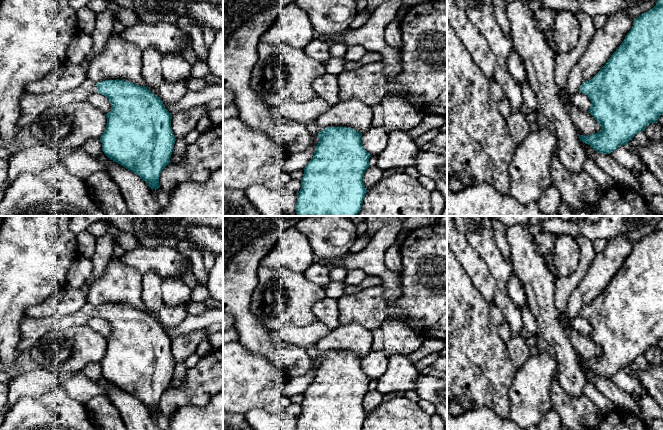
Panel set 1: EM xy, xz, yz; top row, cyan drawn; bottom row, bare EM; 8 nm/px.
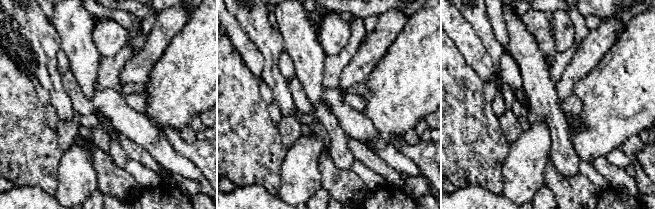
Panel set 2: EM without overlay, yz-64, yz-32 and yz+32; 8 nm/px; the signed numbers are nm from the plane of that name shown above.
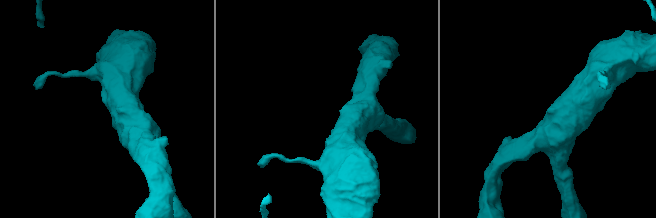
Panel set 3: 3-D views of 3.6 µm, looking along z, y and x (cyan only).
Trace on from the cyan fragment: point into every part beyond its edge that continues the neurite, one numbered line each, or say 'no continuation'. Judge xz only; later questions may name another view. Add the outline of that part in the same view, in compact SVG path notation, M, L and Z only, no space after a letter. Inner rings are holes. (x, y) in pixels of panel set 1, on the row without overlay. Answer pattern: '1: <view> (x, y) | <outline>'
1: xz (312, 351) | M316 346L307 348L307 349L305 349L305 351L310 356L310 358L312 359L312 361L318 359L319 356L318 356L318 351L317 351L317 347Z

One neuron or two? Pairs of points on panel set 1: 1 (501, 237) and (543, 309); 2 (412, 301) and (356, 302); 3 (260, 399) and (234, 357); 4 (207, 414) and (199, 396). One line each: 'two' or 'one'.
1: two
2: one
3: one
4: two

